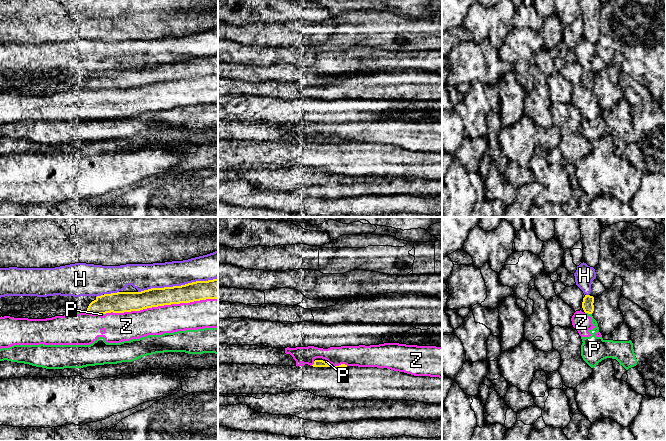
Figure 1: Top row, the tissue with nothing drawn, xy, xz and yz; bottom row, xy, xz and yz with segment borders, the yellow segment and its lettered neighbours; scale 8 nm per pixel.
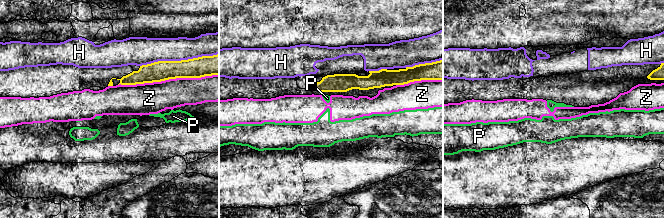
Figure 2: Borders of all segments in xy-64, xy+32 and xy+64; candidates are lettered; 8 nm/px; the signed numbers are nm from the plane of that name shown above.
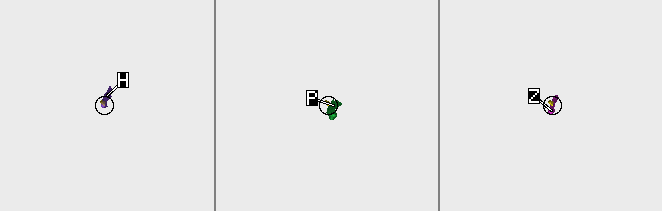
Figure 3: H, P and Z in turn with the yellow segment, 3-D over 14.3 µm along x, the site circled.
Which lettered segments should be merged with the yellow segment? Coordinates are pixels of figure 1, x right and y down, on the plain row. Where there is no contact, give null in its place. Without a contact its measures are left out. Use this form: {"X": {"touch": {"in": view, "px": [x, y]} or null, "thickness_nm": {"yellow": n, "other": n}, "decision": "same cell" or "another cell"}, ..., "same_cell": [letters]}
{"H": {"touch": {"in": "xy", "px": [177, 62]}, "thickness_nm": {"yellow": 160, "other": 200}, "decision": "another cell"}, "P": {"touch": {"in": "yz", "px": [589, 89]}, "thickness_nm": {"yellow": 90, "other": 140}, "decision": "another cell"}, "Z": {"touch": {"in": "xy", "px": [161, 81]}, "thickness_nm": {"yellow": 160, "other": 220}, "decision": "another cell"}, "same_cell": []}

